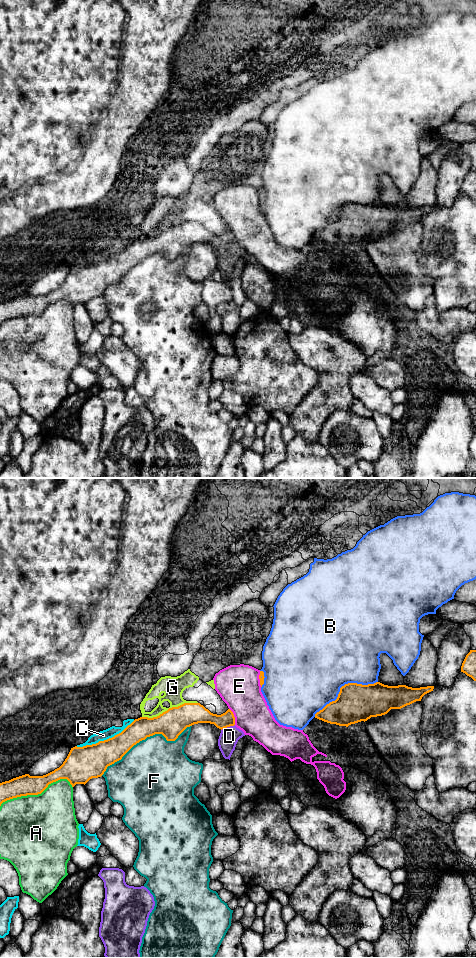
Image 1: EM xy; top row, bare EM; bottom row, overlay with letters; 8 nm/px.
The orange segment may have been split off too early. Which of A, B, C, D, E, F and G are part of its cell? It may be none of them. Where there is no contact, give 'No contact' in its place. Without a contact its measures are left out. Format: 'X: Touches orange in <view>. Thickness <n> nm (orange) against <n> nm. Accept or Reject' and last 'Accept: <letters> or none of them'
A: Touches orange in xy. Thickness 170 nm (orange) against 500 nm. Reject
B: Touches orange in xy. Thickness 300 nm (orange) against 500 nm. Reject
C: Touches orange in xy. Thickness 280 nm (orange) against 80 nm. Reject
D: Touches orange in xy. Thickness 140 nm (orange) against 150 nm. Reject
E: Touches orange in xy. Thickness 130 nm (orange) against 340 nm. Reject
F: Touches orange in xy. Thickness 220 nm (orange) against 480 nm. Reject
G: Touches orange in xy. Thickness 220 nm (orange) against 170 nm. Reject
Accept: none of them

